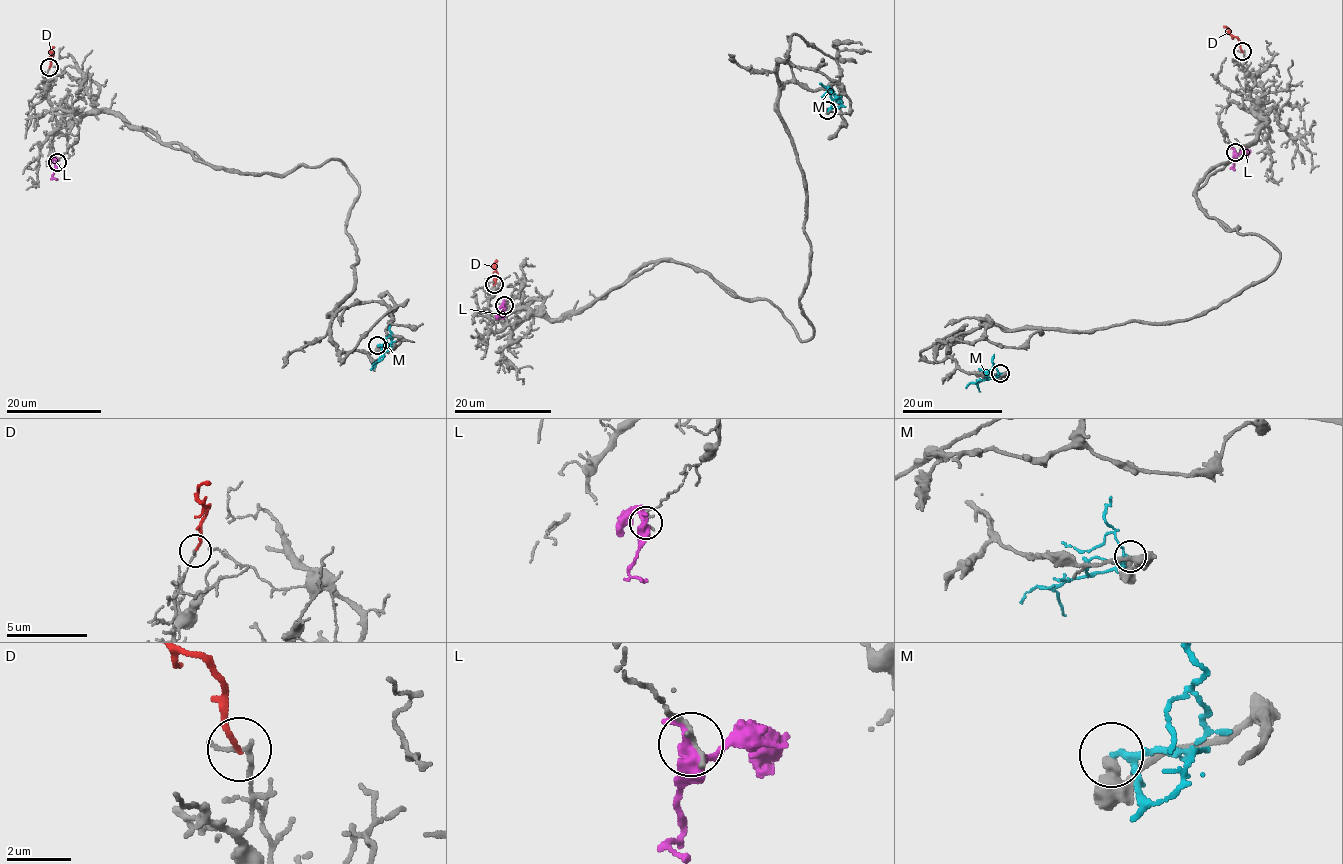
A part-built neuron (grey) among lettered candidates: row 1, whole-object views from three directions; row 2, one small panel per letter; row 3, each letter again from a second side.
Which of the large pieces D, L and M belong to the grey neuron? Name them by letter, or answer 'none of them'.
none of them

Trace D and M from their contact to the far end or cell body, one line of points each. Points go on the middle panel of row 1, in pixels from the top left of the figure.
D: (493, 285), (497, 271), (494, 264), (498, 261)
M: (827, 110), (831, 108), (830, 93), (819, 84)

